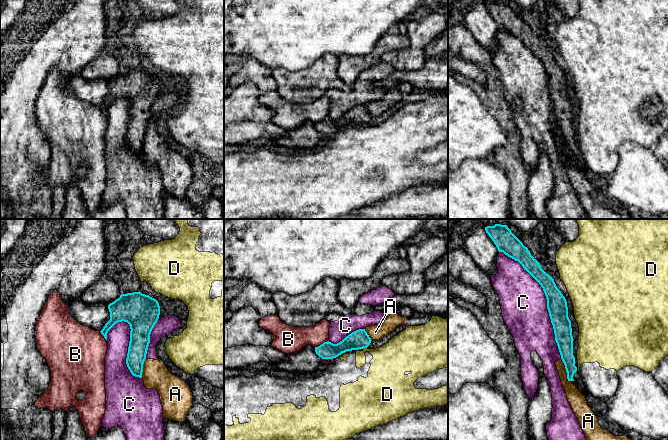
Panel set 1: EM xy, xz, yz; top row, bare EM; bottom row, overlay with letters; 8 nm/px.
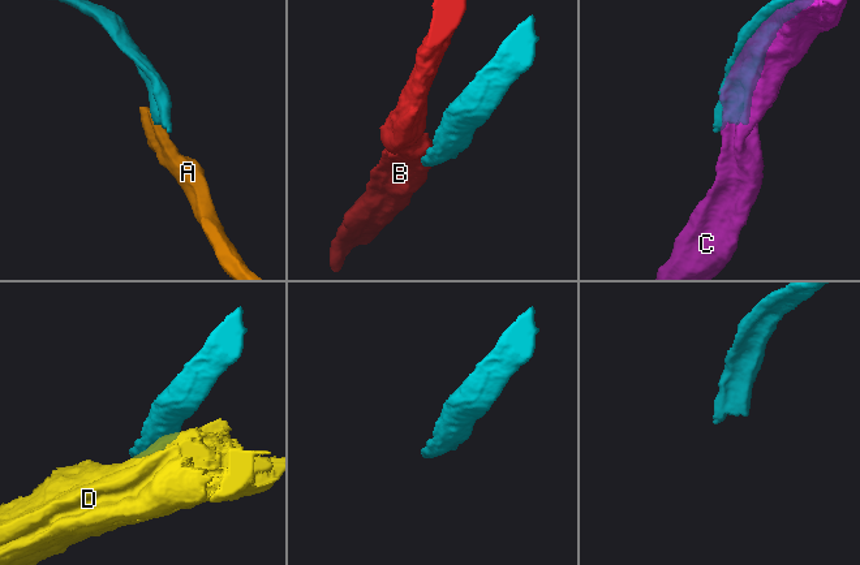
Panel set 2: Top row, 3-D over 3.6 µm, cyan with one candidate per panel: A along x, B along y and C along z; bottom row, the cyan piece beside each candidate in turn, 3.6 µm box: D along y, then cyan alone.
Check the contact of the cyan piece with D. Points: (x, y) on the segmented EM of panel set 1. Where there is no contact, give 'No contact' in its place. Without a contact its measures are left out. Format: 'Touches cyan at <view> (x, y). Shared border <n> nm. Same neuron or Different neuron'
Touches cyan at xz (364, 347). Shared border 40 nm. Different neuron

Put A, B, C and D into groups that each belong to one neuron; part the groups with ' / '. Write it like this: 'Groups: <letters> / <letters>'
Groups: A C / B / D

